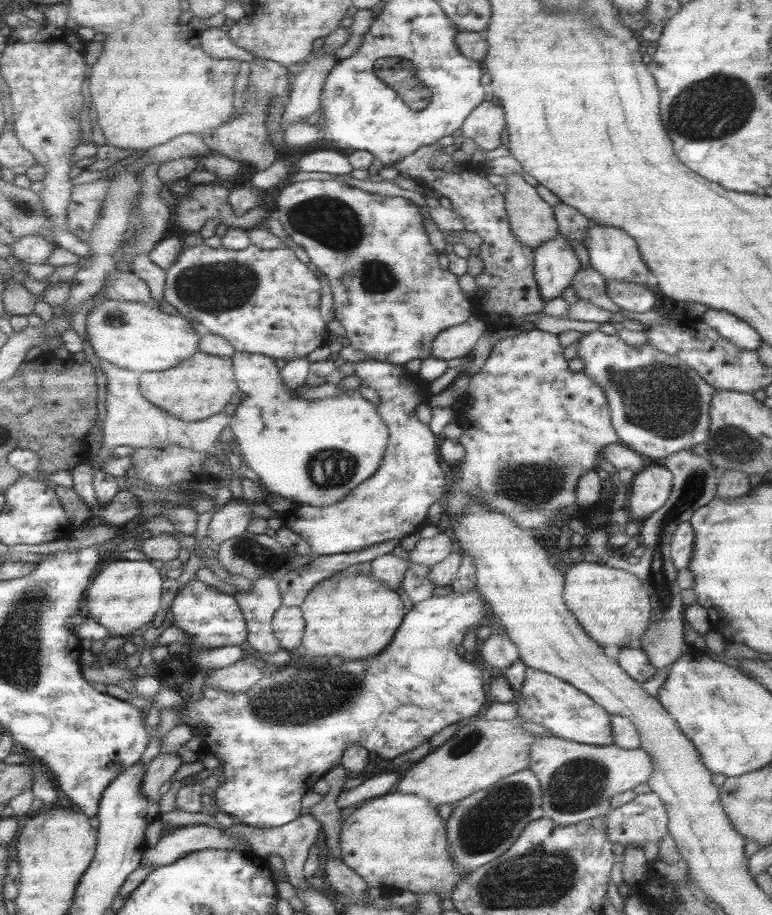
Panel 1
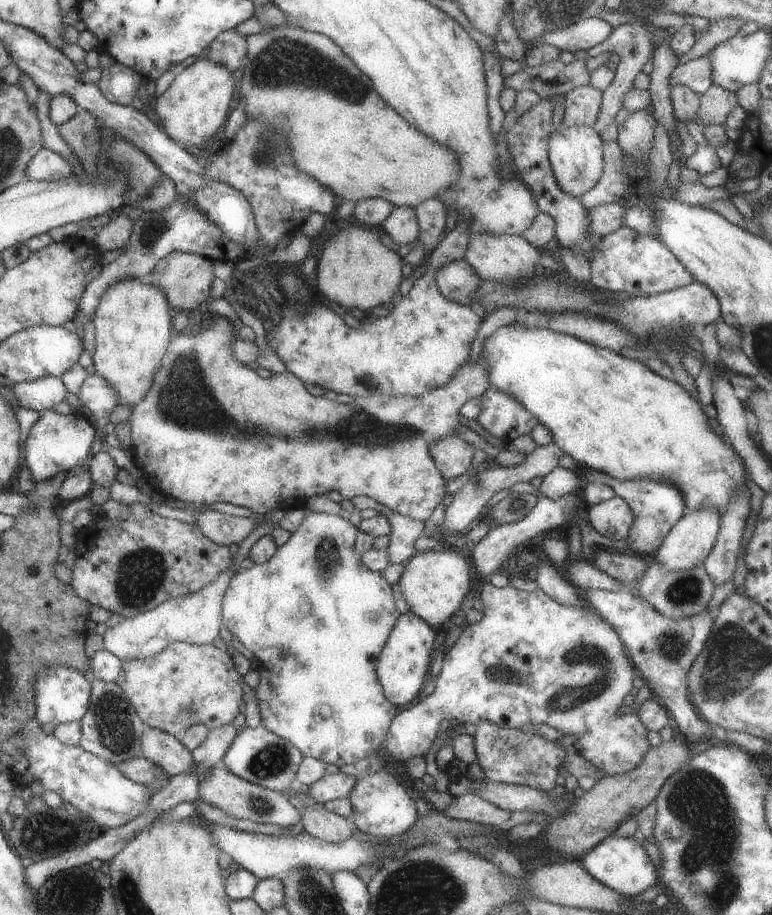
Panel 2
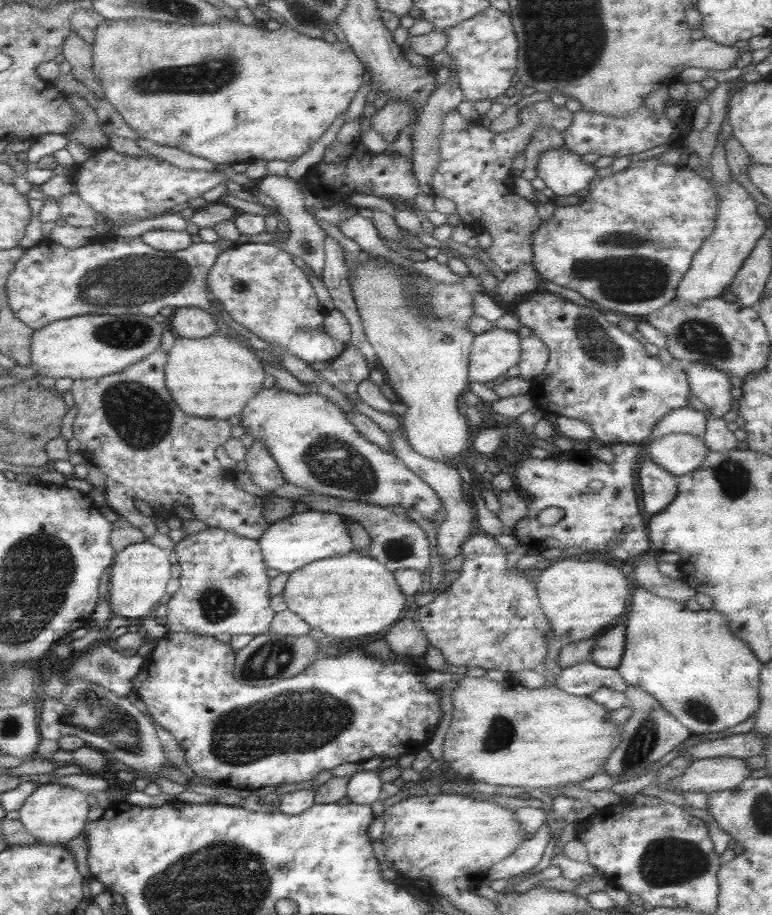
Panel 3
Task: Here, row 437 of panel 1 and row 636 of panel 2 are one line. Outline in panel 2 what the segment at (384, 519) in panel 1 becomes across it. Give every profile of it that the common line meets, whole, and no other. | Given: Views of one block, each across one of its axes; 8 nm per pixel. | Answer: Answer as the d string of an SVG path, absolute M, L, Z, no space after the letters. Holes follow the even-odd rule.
M411 611L398 615L381 652L377 655L375 667L375 678L381 686L383 696L393 706L401 708L417 696L421 684L428 676L434 640L434 629L424 620L417 618Z

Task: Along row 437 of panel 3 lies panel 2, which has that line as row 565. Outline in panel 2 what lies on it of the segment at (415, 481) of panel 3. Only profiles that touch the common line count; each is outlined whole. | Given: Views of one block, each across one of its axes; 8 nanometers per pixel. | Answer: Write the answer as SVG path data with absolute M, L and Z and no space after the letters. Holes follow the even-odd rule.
M306 511L301 524L297 526L295 532L291 533L289 540L278 546L269 560L263 564L253 564L247 569L239 569L235 573L235 576L231 578L230 585L225 590L220 610L220 628L227 628L231 633L231 639L237 640L254 656L255 667L259 673L259 682L255 688L251 688L251 691L259 710L261 726L295 746L302 757L313 757L338 767L343 764L353 764L378 751L381 742L383 742L383 737L389 730L391 720L397 714L397 707L390 704L383 696L381 686L375 678L375 667L377 655L381 652L399 614L393 605L395 600L391 593L391 586L381 578L381 571L367 570L360 562L361 556L355 553L353 542L357 531L358 528L350 524L347 519L344 520L339 516L327 513L319 514Z

